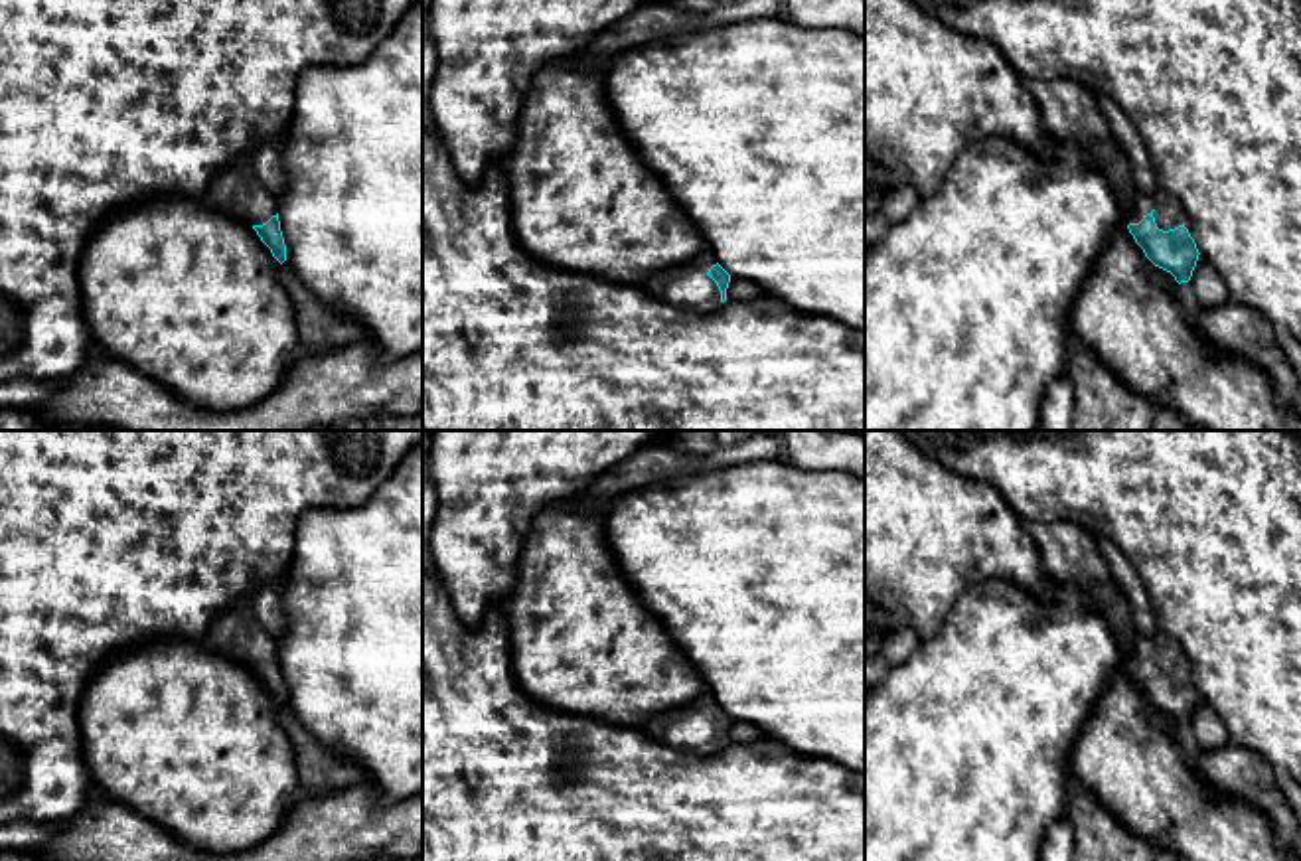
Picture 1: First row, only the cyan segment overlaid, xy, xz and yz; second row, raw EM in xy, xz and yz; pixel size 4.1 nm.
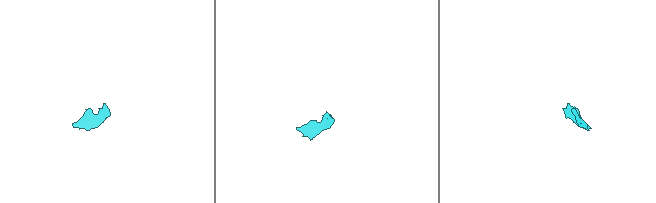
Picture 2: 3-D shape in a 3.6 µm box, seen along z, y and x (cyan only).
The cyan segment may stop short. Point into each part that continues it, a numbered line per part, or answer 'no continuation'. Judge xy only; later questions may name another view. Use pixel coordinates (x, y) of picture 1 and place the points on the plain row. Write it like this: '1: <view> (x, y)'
1: xy (237, 634)

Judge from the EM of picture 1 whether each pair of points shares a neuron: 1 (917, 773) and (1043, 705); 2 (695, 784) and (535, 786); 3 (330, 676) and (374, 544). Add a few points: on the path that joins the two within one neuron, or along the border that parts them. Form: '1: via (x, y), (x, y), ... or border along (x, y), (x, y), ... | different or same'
1: via (948, 761), (1003, 705), (1011, 705) | same
2: via (656, 794), (575, 794) | same
3: via (364, 642), (374, 632), (374, 577) | same

